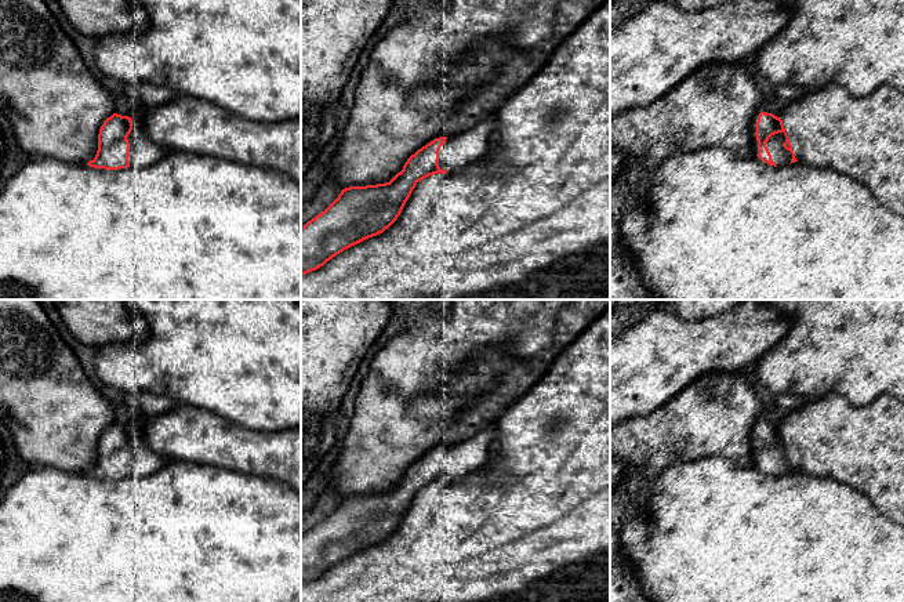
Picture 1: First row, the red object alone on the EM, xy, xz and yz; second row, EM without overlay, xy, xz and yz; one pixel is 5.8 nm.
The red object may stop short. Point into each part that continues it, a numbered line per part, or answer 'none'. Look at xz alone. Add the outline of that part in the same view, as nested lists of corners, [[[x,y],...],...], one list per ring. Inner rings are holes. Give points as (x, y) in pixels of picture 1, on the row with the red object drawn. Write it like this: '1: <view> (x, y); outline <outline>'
1: xz (458, 151); outline [[[490,116],[469,131],[450,135],[439,149],[439,167],[451,174],[465,168],[489,152],[489,139],[495,131],[495,117]]]

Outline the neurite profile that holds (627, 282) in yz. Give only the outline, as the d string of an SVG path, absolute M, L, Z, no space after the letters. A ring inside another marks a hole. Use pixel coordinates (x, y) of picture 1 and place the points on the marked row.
M610 211L610 300L650 300L625 224Z

